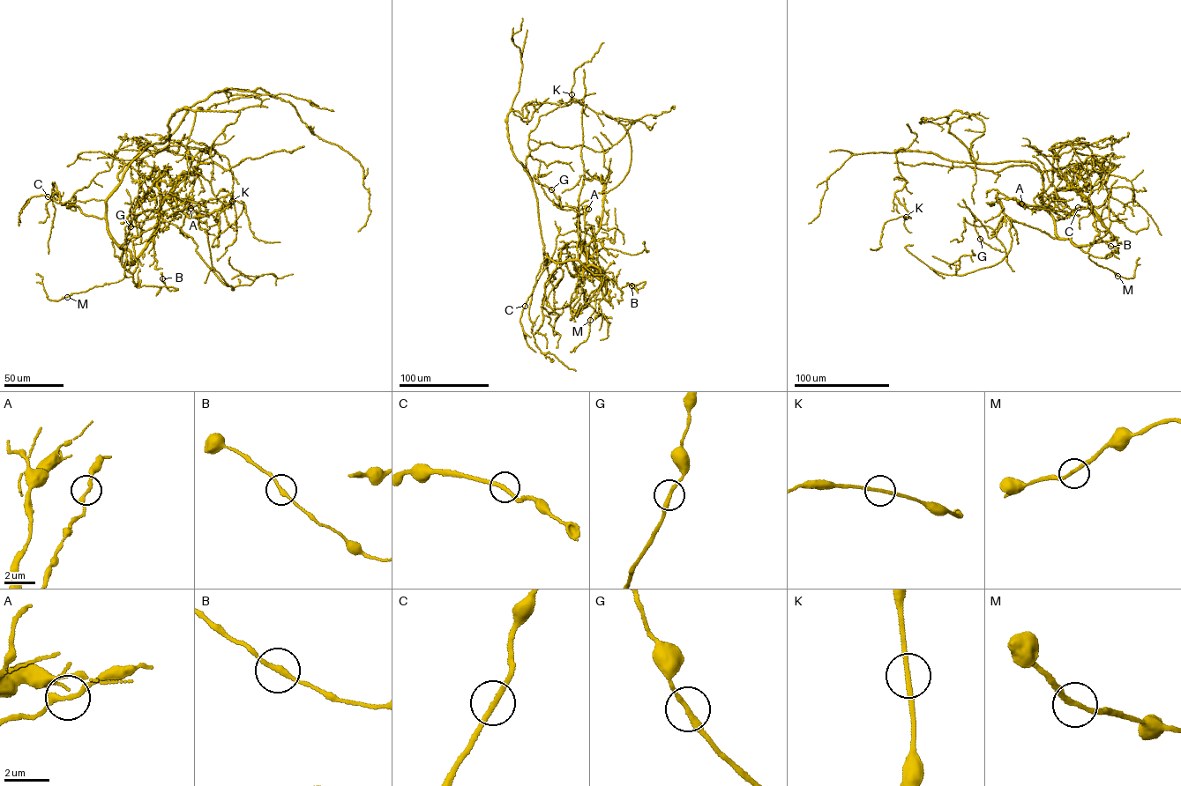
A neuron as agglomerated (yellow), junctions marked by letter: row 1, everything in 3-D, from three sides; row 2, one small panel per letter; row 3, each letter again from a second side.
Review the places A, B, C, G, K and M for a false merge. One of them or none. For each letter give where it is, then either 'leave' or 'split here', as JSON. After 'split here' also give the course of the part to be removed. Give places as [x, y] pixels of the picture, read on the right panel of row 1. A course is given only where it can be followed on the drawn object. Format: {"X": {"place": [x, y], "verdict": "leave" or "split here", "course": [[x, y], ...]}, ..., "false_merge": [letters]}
{"A": {"place": [1021, 203], "verdict": "leave"}, "B": {"place": [1110, 246], "verdict": "leave"}, "C": {"place": [1078, 207], "verdict": "leave"}, "G": {"place": [980, 239], "verdict": "leave"}, "K": {"place": [906, 217], "verdict": "leave"}, "M": {"place": [1117, 276], "verdict": "leave"}, "false_merge": []}

